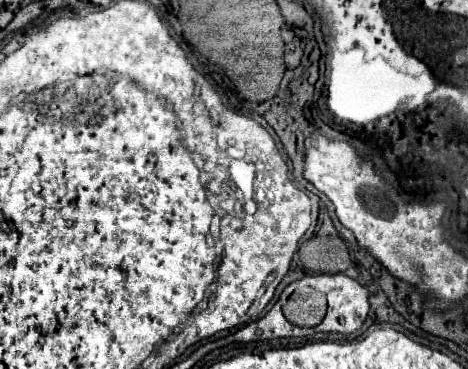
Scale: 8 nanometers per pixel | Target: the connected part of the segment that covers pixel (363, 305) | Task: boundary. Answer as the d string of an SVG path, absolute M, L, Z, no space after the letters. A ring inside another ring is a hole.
M316 275L316 287L328 299L328 313L316 331L322 333L354 333L368 317L368 289L358 281L338 275Z

